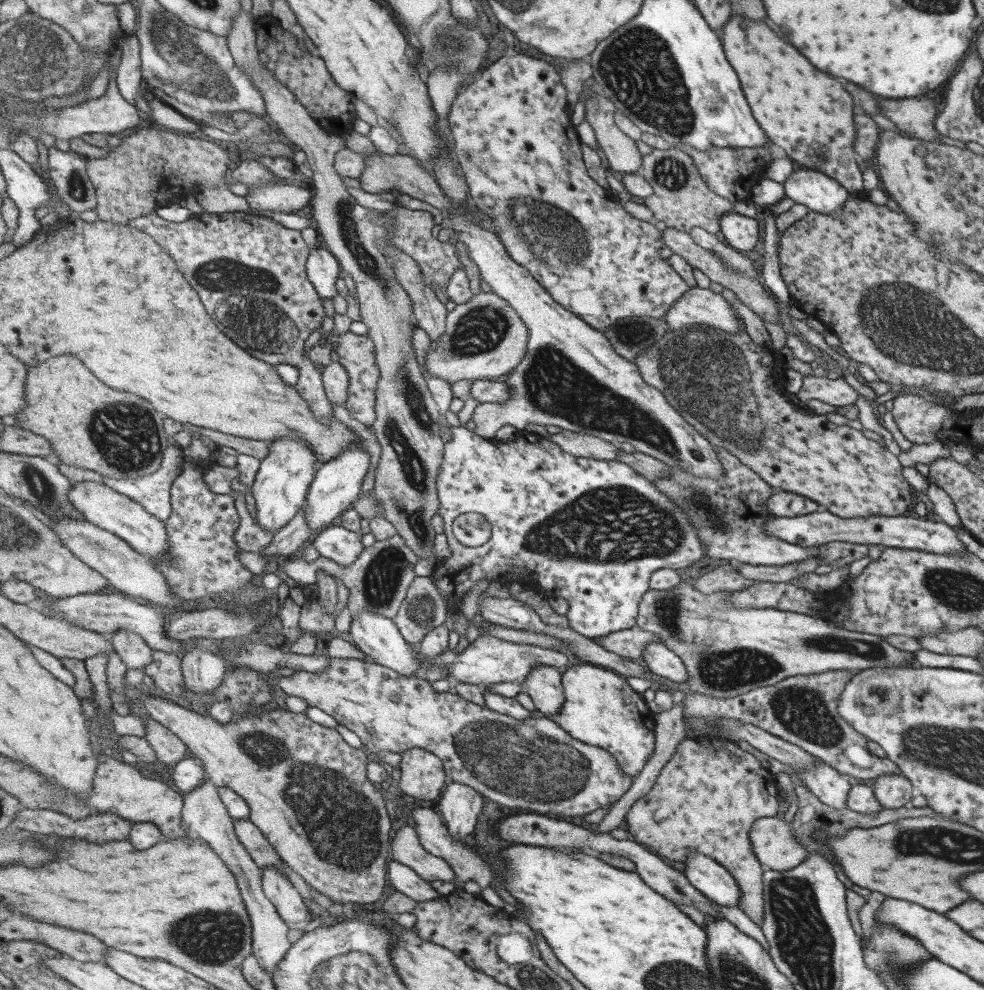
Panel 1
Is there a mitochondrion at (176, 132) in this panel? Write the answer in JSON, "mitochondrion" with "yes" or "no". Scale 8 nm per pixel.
{"mitochondrion":"no"}

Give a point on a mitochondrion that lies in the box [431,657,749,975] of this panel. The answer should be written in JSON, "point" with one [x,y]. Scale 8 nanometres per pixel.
{"point":[525,766]}

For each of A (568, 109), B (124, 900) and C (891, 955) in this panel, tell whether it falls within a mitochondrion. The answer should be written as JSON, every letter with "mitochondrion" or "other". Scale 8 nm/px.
{"A":"other","B":"other","C":"mitochondrion"}

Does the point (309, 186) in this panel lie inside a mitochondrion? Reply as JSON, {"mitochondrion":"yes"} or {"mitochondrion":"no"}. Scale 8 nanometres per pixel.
{"mitochondrion":"no"}

